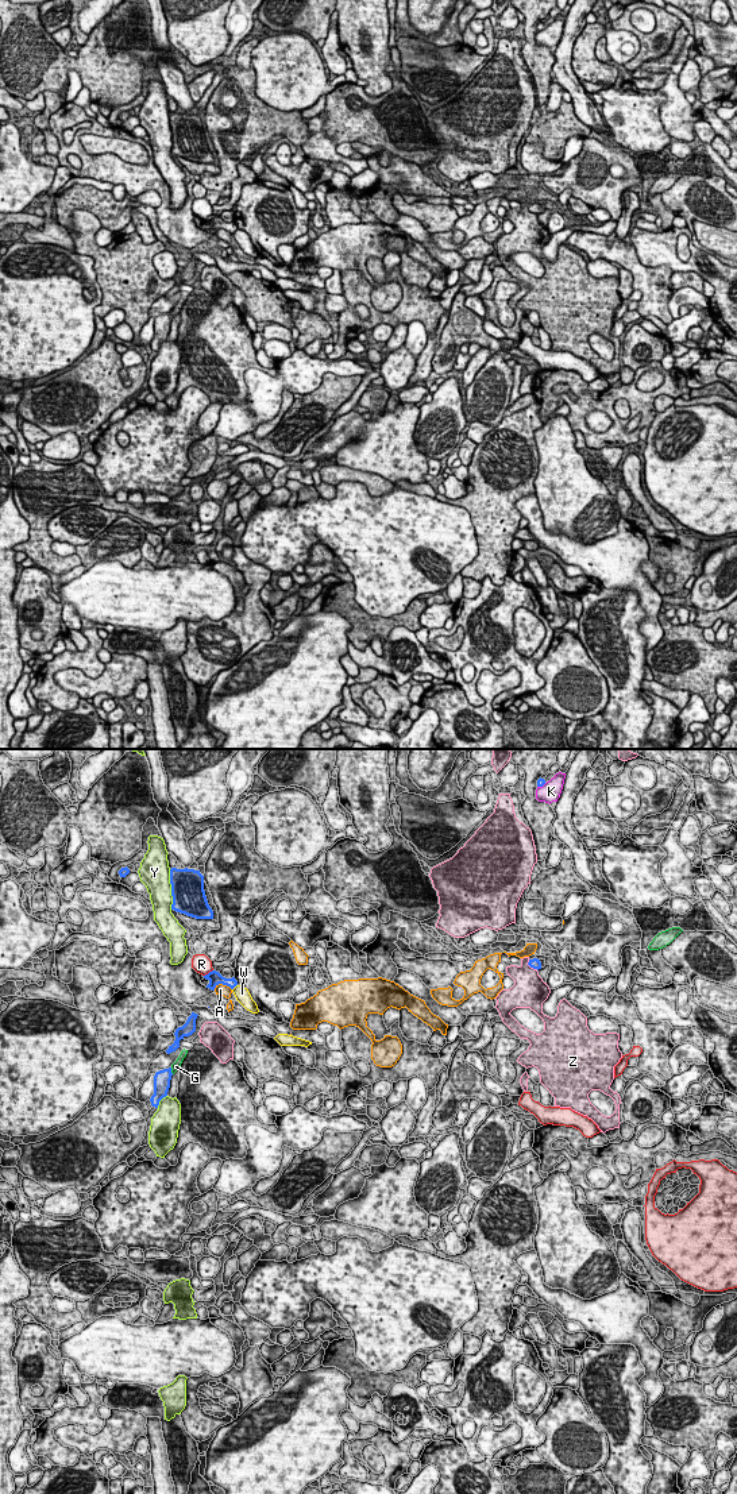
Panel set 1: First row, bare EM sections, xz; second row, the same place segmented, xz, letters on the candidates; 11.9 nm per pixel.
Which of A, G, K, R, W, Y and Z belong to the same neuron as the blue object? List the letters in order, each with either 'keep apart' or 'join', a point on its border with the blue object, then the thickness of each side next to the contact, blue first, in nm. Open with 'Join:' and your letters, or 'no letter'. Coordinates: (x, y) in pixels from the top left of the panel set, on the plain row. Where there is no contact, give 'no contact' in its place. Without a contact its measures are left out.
Join: no letter
A: keep apart; contact xz (223, 228); calibres 160 and 130 nm
G: keep apart; contact xz (170, 315); calibres 190 and 100 nm
K: keep apart; contact xz (541, 30); calibres 90 and 240 nm
R: keep apart; contact xz (209, 216); calibres 160 and 220 nm
W: keep apart; contact xz (235, 230); calibres 140 and 170 nm
Y: keep apart; contact xz (172, 134); calibres 380 and 340 nm
Z: keep apart; contact xz (531, 211); calibres 120 and 360 nm

